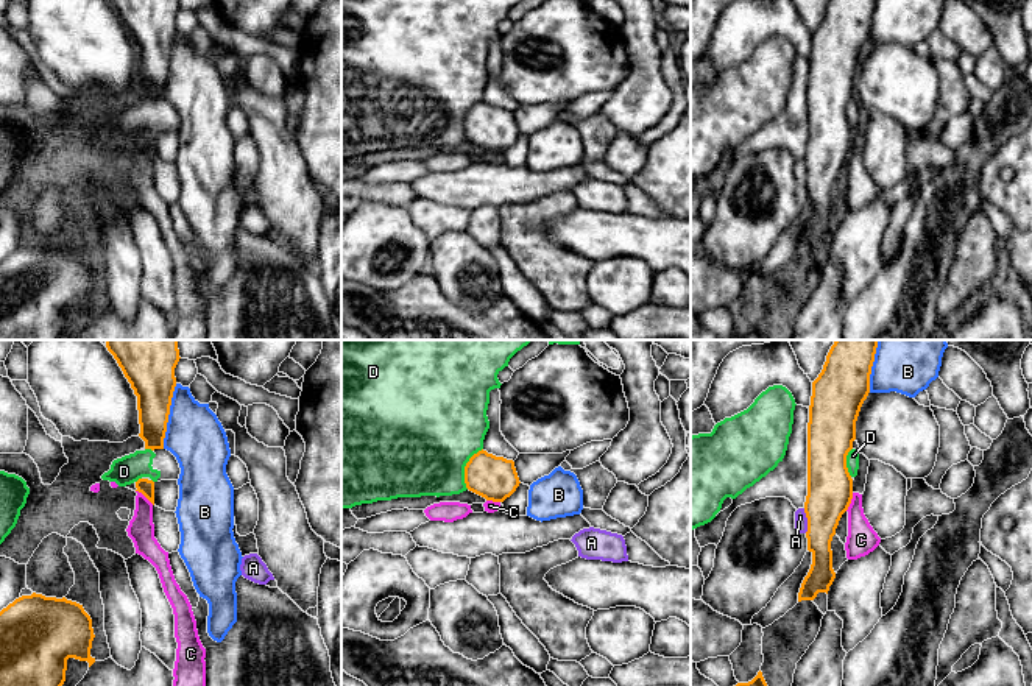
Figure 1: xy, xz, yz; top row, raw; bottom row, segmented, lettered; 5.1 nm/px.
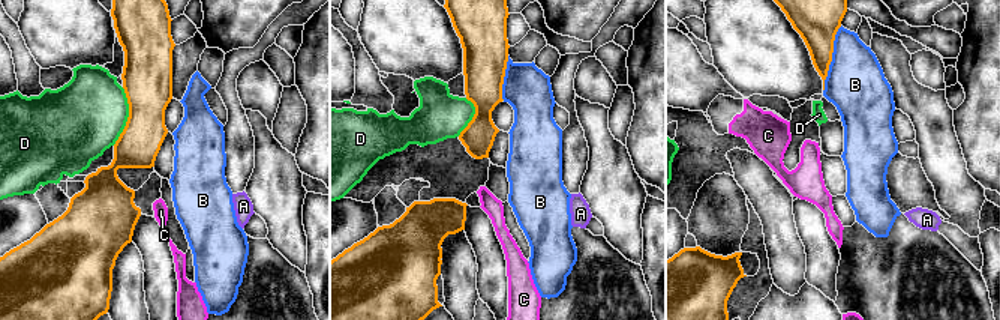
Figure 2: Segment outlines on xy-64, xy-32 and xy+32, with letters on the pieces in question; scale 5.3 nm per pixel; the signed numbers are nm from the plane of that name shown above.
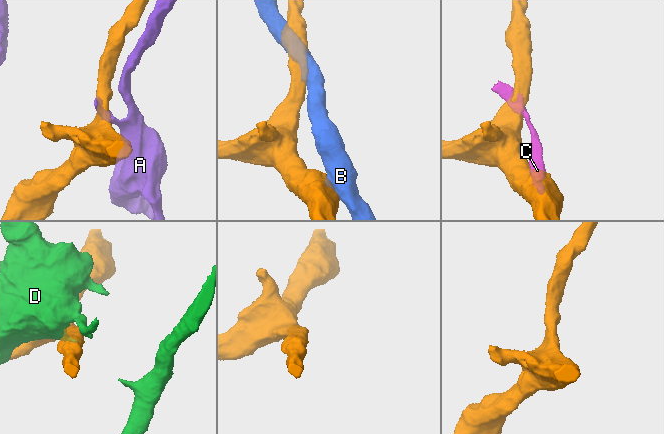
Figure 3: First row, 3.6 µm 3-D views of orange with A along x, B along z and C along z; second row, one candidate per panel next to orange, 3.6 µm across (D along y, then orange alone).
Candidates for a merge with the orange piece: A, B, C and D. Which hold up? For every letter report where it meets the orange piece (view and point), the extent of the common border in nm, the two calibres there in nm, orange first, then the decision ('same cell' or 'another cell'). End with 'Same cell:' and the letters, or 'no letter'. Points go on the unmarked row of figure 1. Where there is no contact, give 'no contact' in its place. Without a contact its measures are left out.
A: contact yz (808, 172); length 130 nm; calibres 240 and 60 nm; another cell
B: contact xy (167, 67); length 340 nm; calibres 240 and 300 nm; another cell
C: contact yz (850, 153); length 100 nm; calibres 240 and 150 nm; another cell
D: contact xz (465, 119); length 240 nm; calibres 220 and 480 nm; another cell
Same cell: no letter

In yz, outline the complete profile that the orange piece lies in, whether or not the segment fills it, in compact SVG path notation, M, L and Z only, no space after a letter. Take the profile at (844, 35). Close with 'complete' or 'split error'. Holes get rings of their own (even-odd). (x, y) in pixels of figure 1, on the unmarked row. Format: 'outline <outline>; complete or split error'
outline M829 0L822 23L812 33L808 73L808 147L804 153L806 189L812 215L801 234L798 253L814 251L818 243L828 245L836 229L831 192L853 150L853 129L846 118L846 106L856 90L861 58L870 44L875 5L876 0Z; complete

